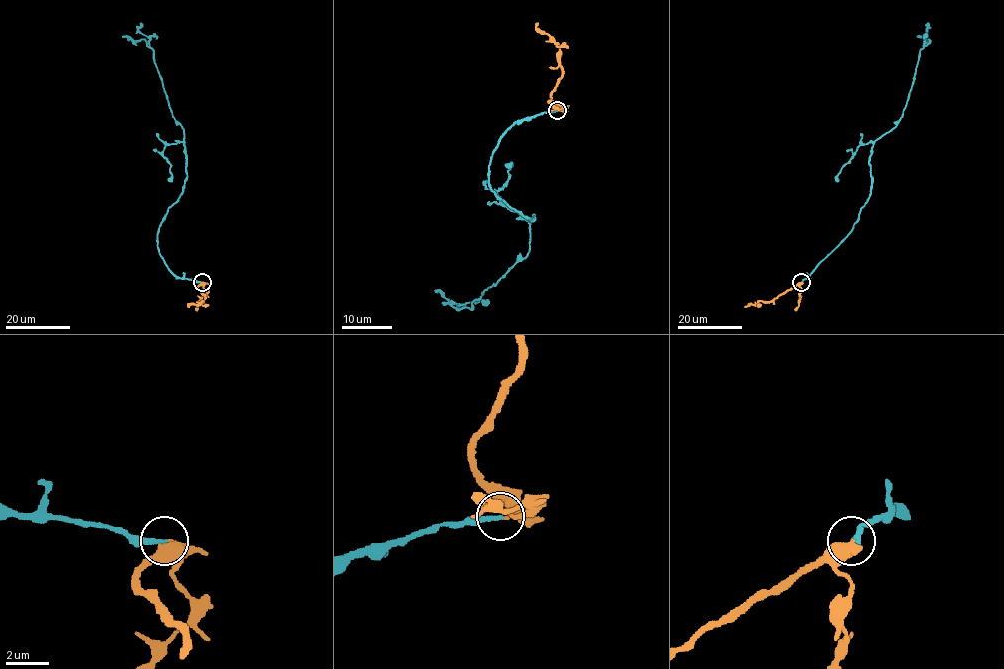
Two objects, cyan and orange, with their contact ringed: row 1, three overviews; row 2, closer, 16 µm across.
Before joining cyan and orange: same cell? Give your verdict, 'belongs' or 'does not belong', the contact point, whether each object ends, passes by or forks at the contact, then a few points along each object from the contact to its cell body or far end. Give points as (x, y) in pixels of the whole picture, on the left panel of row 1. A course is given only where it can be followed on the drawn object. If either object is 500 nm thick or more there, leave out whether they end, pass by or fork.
belongs | (202, 282) | cyan ends | orange passes by | cyan via (202, 281), (177, 277), (157, 247), (158, 229), (186, 178), (183, 128), (154, 51), (143, 39), (122, 36) | orange via (202, 281), (198, 288), (204, 294), (203, 301), (187, 307)

